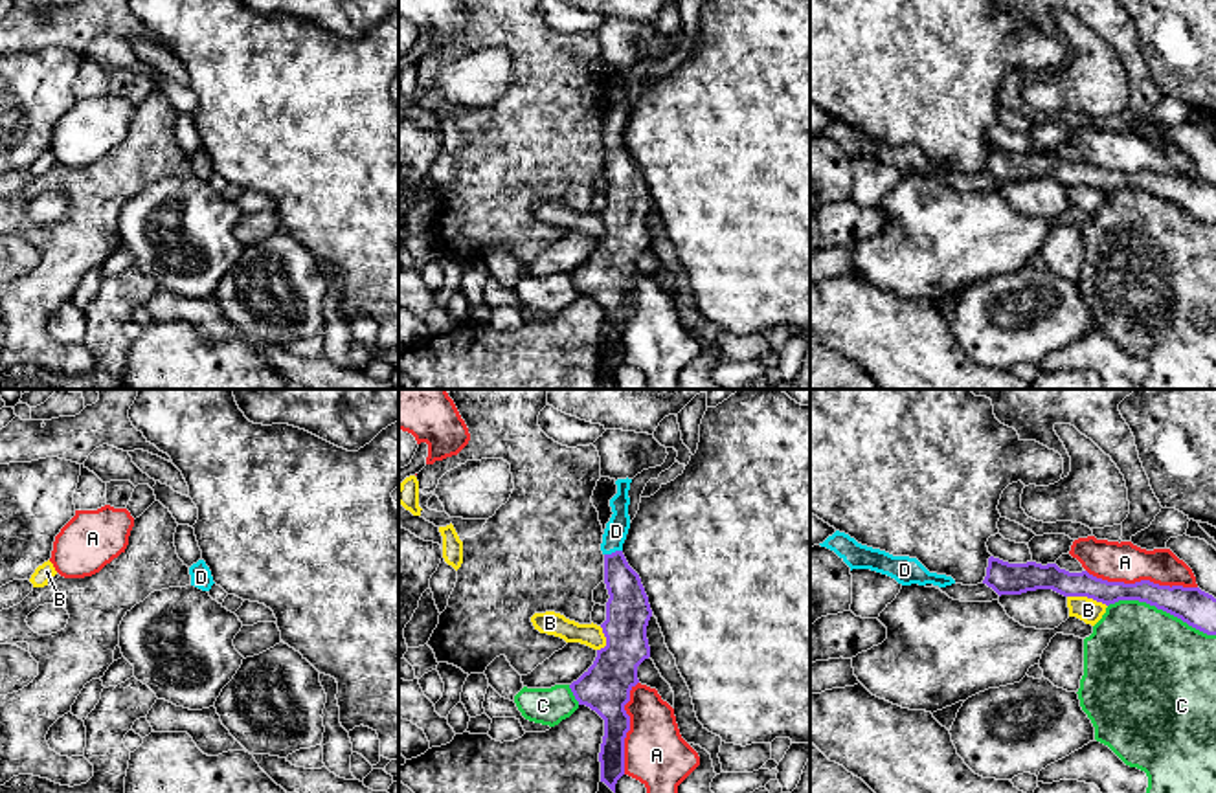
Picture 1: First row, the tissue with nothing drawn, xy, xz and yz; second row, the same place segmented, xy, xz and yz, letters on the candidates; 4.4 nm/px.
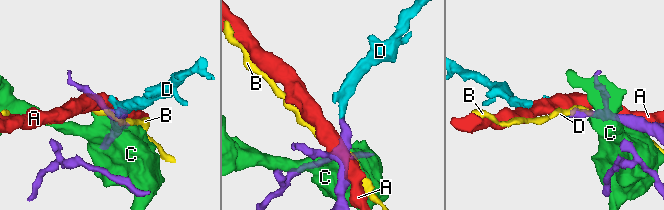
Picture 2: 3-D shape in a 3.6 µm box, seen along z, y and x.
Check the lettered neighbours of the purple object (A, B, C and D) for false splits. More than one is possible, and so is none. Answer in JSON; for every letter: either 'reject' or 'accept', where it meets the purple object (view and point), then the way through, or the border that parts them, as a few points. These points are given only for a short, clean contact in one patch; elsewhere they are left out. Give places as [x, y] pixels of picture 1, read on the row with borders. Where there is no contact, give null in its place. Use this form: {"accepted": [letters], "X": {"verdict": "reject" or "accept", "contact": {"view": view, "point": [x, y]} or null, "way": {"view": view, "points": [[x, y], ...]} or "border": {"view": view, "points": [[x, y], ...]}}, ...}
{"accepted": ["D"], "A": {"verdict": "reject", "contact": {"view": "yz", "point": [1141, 580]}}, "B": {"verdict": "reject", "contact": {"view": "yz", "point": [1088, 597]}}, "C": {"verdict": "reject", "contact": {"view": "yz", "point": [1161, 608]}}, "D": {"verdict": "accept", "contact": {"view": "xz", "point": [612, 553]}, "way": {"view": "xz", "points": [[627, 608], [627, 591], [612, 553], [616, 531]]}}}

